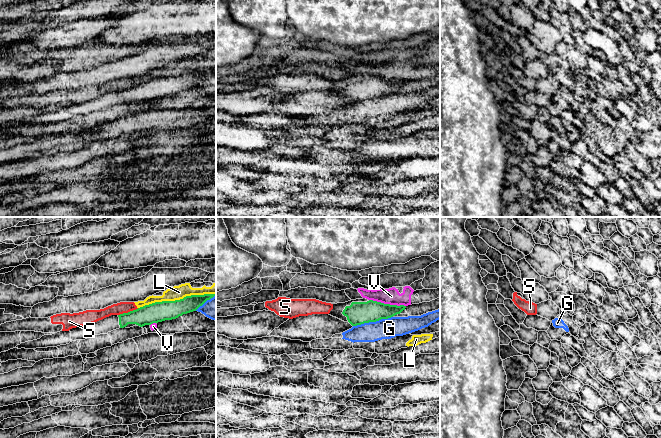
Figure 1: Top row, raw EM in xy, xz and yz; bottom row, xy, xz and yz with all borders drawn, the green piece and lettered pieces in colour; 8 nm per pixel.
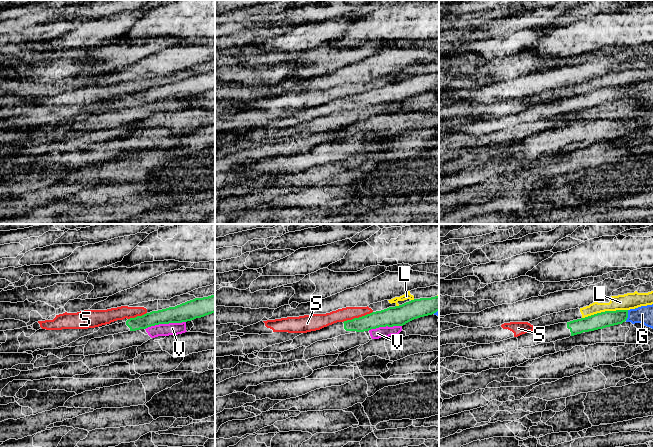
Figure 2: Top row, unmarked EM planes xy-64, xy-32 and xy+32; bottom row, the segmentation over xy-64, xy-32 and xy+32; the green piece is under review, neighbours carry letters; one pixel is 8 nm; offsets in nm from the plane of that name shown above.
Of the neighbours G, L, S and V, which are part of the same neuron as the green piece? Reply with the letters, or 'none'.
none

